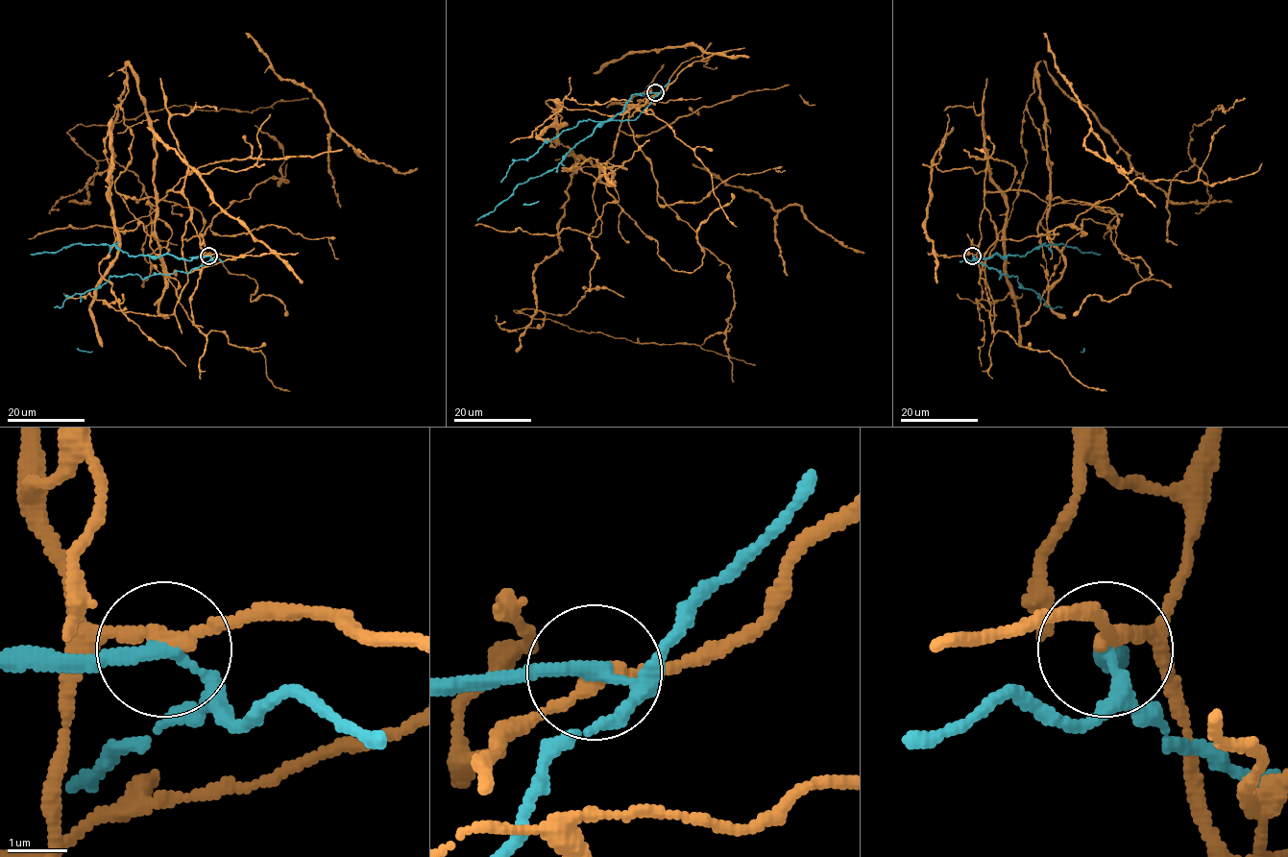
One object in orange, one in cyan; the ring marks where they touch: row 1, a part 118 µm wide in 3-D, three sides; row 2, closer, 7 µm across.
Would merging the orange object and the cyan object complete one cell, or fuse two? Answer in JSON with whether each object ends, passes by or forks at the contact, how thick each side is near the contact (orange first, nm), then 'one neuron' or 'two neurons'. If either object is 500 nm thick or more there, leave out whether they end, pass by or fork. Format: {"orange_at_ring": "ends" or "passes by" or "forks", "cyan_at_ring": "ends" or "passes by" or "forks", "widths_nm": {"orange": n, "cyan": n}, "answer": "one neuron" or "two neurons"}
{"orange_at_ring": "passes by", "cyan_at_ring": "passes by", "widths_nm": {"orange": 240, "cyan": 220}, "answer": "two neurons"}

